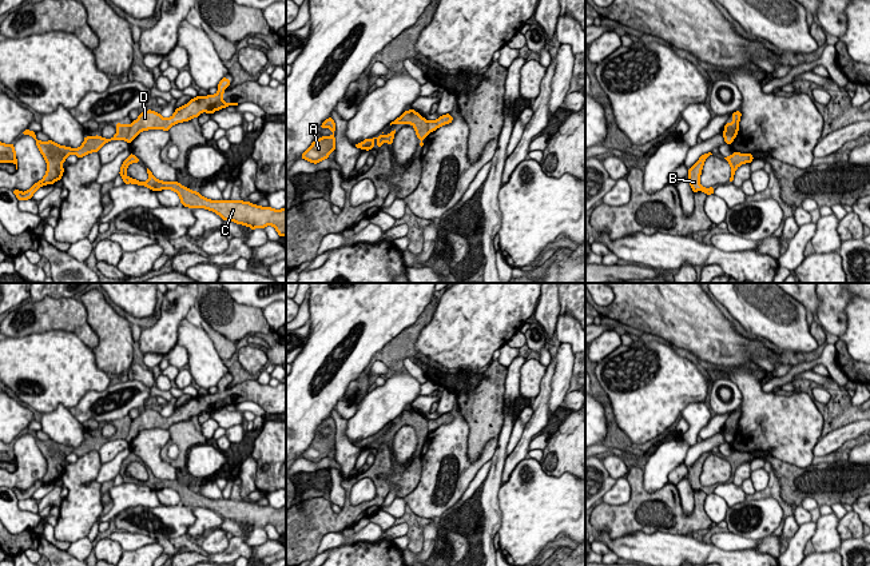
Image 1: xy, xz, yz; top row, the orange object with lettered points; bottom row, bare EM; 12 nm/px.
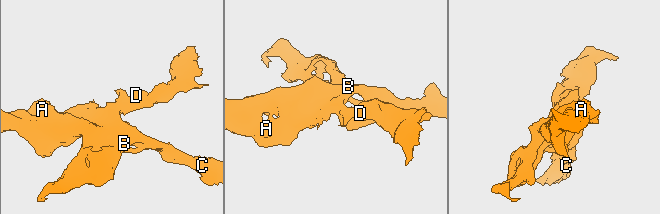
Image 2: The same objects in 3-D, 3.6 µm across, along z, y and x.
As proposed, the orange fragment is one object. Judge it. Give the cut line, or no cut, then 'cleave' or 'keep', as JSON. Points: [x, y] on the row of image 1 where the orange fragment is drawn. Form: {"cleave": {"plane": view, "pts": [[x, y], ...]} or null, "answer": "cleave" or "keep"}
{"cleave": {"plane": "xy", "pts": [[130, 127], [130, 132], [124, 139]]}, "answer": "cleave"}

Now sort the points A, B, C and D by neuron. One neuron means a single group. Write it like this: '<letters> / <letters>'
A B C / D

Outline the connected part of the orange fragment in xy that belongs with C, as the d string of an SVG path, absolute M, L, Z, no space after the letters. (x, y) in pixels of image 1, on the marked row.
M130 154L123 162L119 175L123 178L124 184L132 183L144 186L155 192L160 190L172 190L179 195L180 204L184 207L210 210L218 214L223 220L231 220L237 224L247 226L251 230L273 226L279 236L286 236L286 207L282 210L274 210L271 207L261 207L243 200L210 200L199 192L179 184L176 180L158 180L148 168L148 180L138 182L126 175L127 167L131 163L140 163L140 160L134 154Z

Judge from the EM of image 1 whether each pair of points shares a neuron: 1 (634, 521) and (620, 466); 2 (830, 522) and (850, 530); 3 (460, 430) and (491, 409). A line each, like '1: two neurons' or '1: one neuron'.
1: two neurons
2: two neurons
3: two neurons

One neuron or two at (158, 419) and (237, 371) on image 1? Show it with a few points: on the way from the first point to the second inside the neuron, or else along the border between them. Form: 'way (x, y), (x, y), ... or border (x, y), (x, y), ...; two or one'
border (255, 378), (226, 386); two

